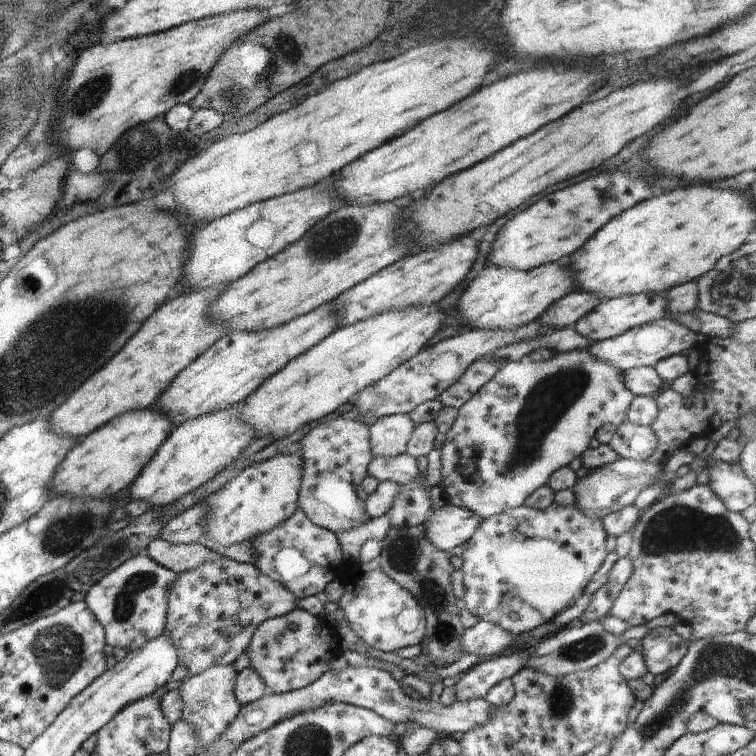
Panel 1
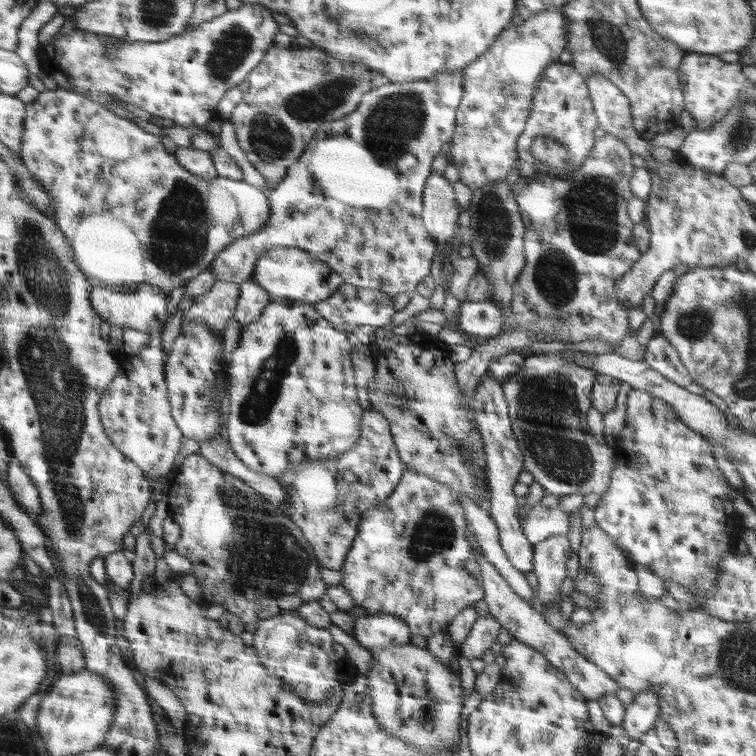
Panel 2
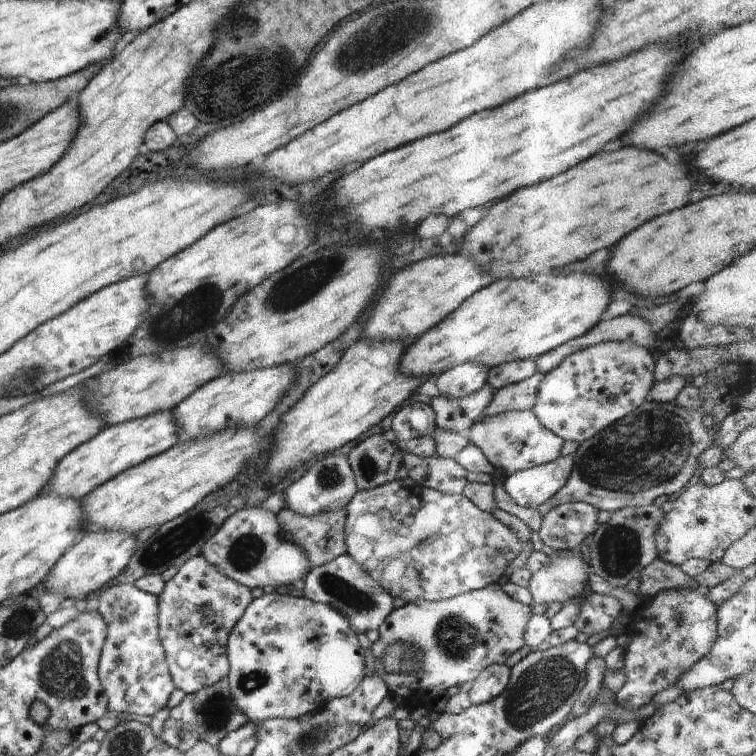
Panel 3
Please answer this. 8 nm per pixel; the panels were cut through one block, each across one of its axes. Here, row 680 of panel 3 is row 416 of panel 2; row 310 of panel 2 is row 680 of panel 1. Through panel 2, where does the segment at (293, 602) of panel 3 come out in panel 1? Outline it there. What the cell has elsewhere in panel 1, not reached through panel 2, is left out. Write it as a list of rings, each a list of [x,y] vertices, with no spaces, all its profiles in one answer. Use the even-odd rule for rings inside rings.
[[[294,608],[288,614],[266,620],[254,632],[247,652],[251,666],[260,674],[269,691],[285,694],[299,690],[320,679],[331,670],[328,662],[338,656],[336,629],[321,616],[313,616],[306,610]]]

